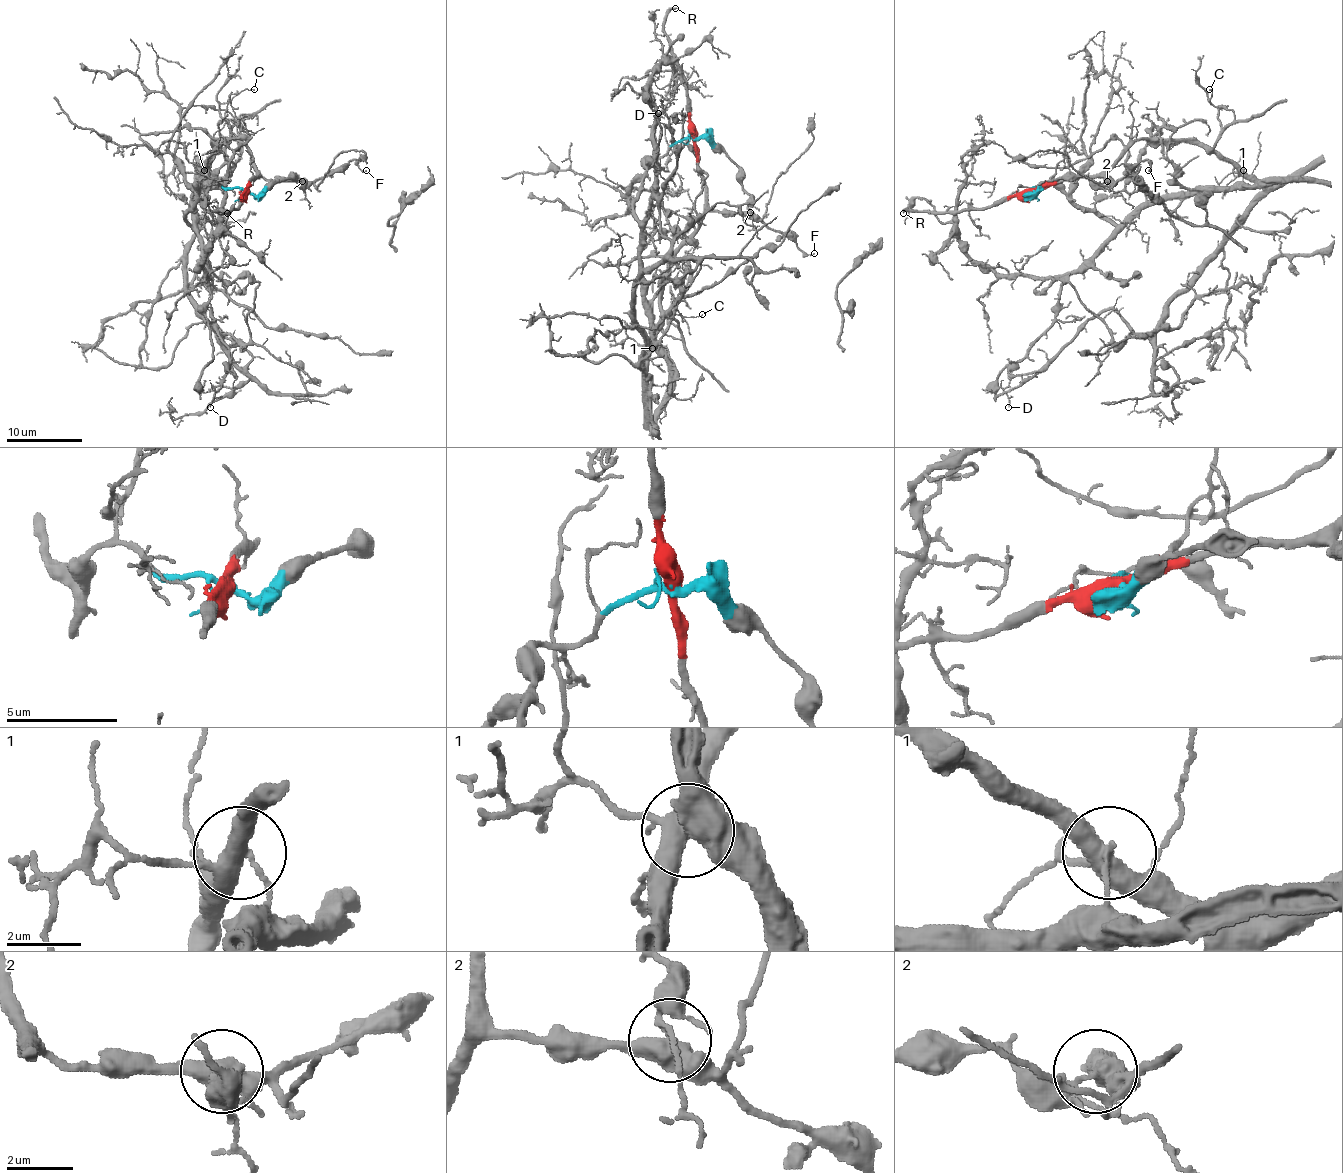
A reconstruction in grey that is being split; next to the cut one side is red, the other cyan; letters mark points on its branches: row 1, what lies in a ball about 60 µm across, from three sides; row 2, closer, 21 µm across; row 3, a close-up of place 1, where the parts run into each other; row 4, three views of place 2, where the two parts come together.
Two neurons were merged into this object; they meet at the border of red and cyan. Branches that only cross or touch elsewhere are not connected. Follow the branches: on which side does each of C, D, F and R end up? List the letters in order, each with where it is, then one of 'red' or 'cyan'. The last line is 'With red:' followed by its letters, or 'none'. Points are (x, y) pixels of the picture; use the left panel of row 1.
C: (254, 89) | red
D: (210, 407) | red
F: (366, 170) | red
R: (227, 213) | red
With red: C, D, F, R

